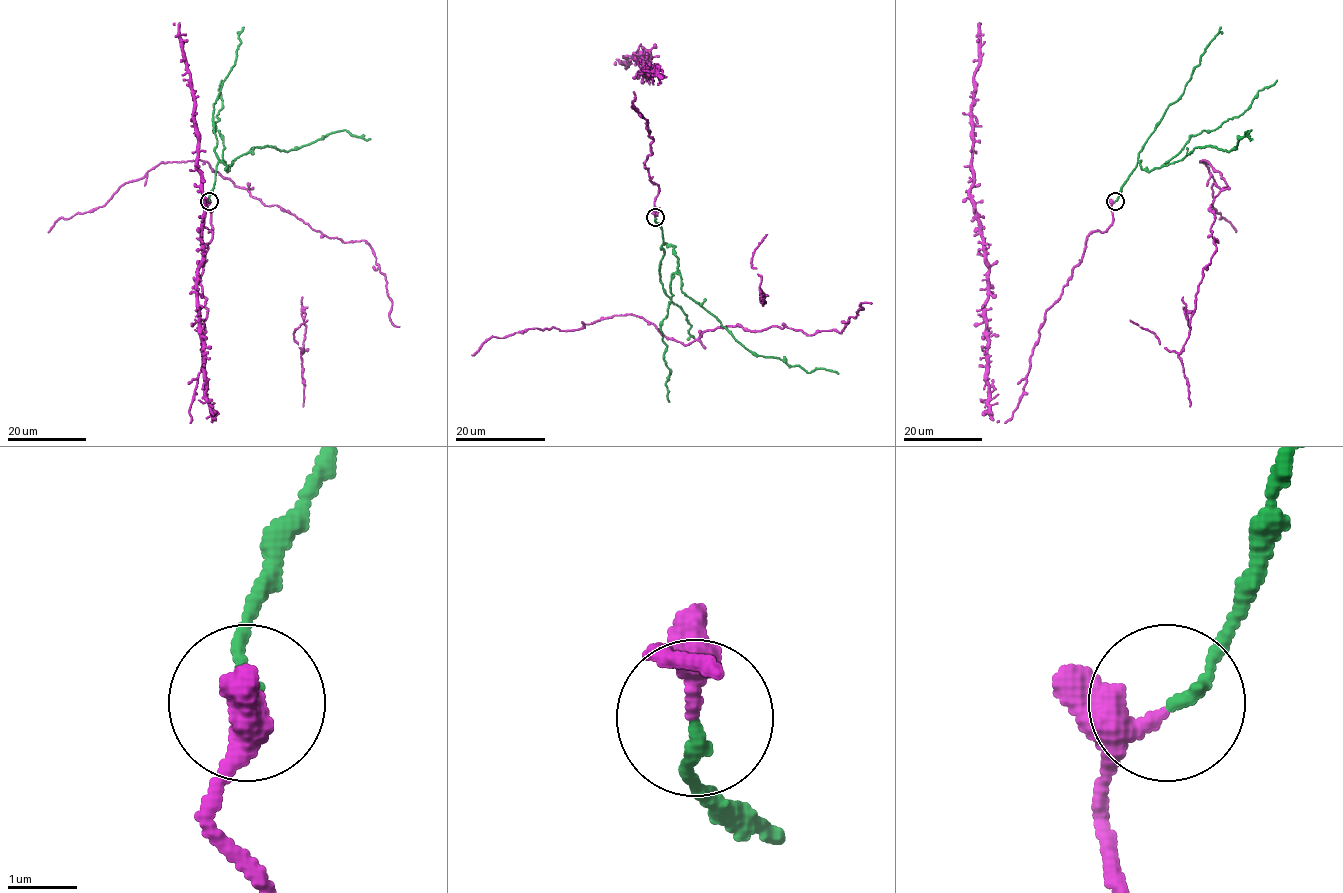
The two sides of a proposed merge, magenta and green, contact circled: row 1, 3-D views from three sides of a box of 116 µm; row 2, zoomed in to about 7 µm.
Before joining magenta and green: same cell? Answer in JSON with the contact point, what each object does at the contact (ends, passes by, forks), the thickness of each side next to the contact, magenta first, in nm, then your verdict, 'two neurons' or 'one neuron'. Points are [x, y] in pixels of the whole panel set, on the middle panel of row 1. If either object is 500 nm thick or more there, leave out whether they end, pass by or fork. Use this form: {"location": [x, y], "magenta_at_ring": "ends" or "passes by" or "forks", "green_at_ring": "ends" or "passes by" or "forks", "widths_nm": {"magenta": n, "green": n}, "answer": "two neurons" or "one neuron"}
{"location": [655, 217], "magenta_at_ring": "passes by", "green_at_ring": "ends", "widths_nm": {"magenta": 240, "green": 170}, "answer": "one neuron"}

